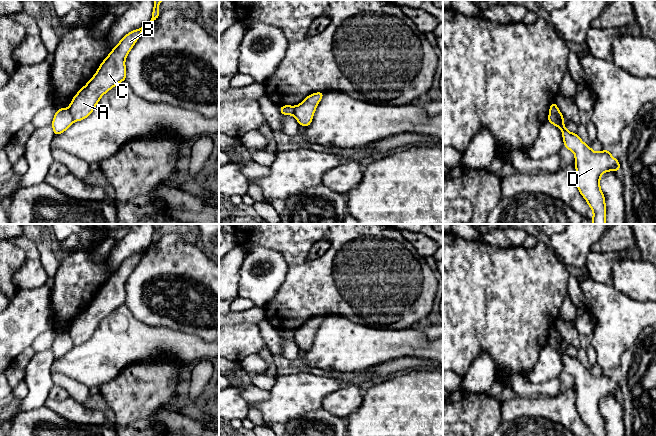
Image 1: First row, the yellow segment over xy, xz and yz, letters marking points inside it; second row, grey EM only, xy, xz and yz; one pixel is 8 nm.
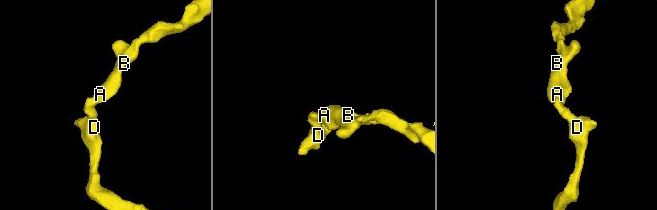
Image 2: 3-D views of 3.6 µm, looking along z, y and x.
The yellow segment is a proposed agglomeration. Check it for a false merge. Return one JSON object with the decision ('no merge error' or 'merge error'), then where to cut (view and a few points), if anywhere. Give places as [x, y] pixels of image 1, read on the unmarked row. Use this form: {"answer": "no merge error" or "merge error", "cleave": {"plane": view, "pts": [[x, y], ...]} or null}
{"answer": "merge error", "cleave": {"plane": "yz", "pts": [[549, 337], [552, 337], [562, 345]]}}

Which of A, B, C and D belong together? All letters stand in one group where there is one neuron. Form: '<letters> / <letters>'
A B C / D

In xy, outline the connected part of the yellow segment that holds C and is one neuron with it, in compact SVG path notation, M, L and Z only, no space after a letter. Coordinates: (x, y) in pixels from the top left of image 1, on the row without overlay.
M154 224L150 246L126 258L100 288L95 299L73 321L68 333L74 345L81 345L87 342L106 316L126 304L125 283L143 254L159 241L161 236L158 234L158 230L162 225Z

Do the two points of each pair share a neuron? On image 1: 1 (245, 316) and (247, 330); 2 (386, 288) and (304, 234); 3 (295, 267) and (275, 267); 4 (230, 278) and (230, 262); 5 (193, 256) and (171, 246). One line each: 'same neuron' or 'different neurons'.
1: different neurons
2: same neuron
3: different neurons
4: same neuron
5: same neuron

